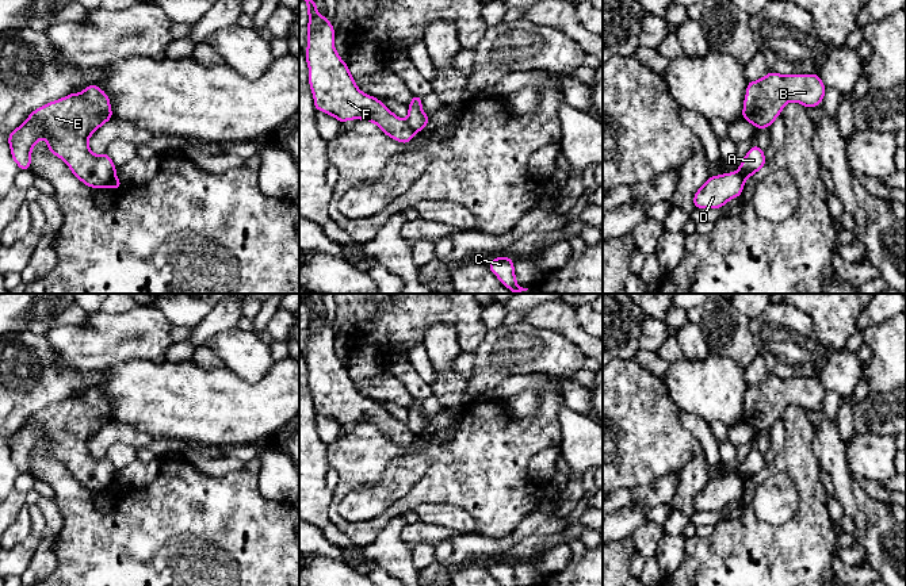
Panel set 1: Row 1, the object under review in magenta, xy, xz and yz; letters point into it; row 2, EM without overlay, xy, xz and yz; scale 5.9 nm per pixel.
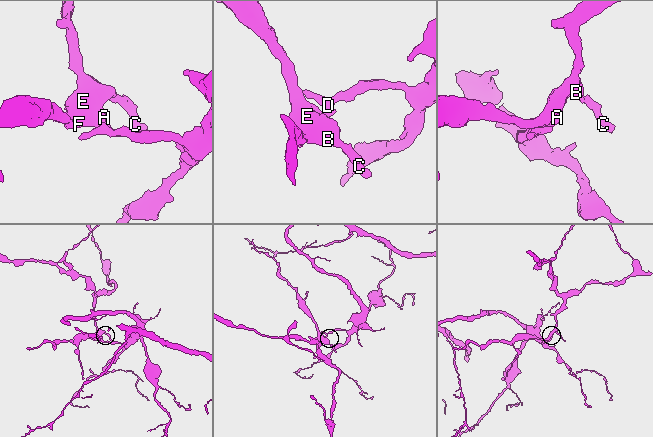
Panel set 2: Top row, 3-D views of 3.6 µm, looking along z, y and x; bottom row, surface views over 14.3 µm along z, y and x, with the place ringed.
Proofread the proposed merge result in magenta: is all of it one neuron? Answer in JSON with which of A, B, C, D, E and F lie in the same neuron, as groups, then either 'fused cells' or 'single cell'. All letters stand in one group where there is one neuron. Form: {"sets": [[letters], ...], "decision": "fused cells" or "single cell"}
{"sets": [["A", "B", "C", "E", "F"], ["D"]], "decision": "fused cells"}

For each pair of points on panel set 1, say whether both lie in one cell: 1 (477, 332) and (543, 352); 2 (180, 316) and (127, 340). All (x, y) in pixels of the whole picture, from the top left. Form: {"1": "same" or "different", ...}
{"1": "different", "2": "different"}

